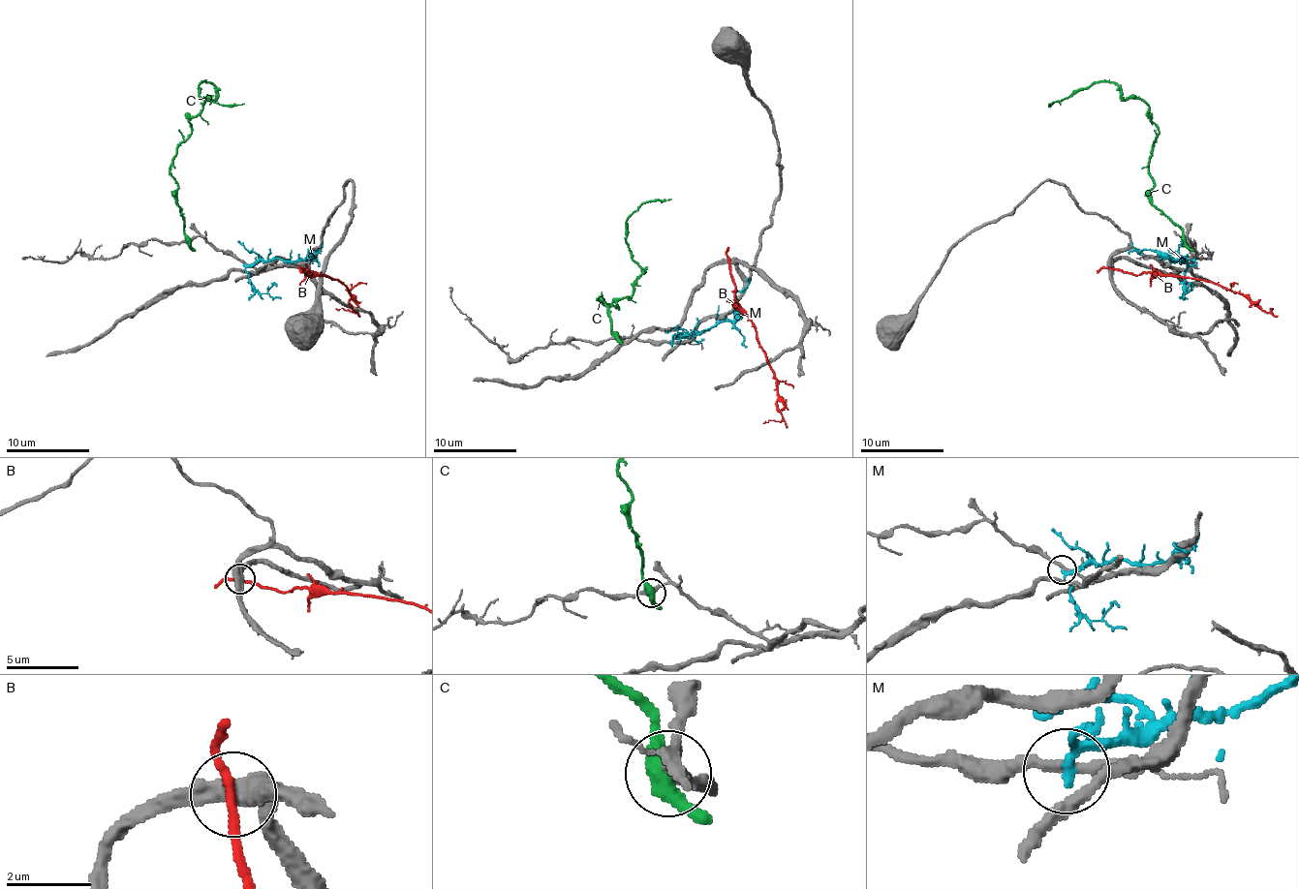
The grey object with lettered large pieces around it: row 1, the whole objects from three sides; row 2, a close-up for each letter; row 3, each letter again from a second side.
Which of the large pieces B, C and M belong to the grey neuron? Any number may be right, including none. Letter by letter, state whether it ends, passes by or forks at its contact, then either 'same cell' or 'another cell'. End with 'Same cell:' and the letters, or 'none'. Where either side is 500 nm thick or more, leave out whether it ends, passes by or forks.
B: it passes by; another cell
C: it passes by; another cell
M: it passes by; another cell
Same cell: none

